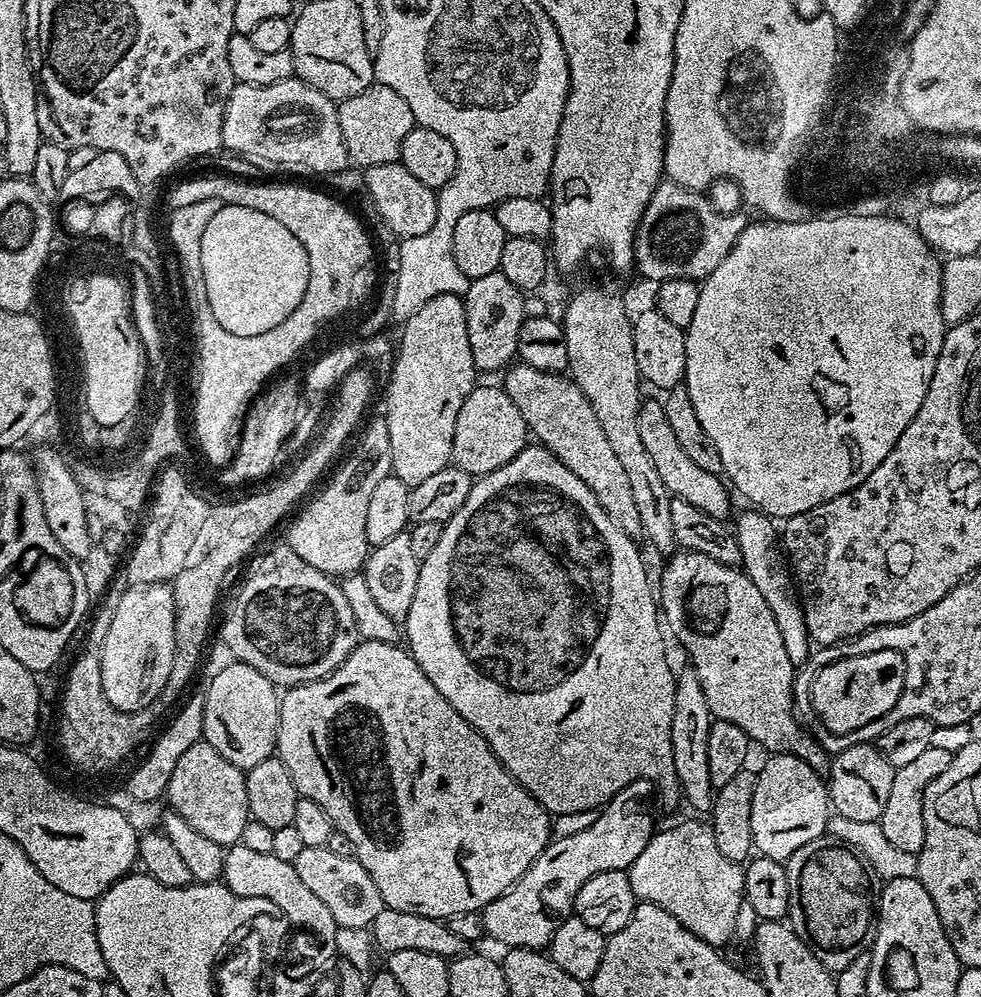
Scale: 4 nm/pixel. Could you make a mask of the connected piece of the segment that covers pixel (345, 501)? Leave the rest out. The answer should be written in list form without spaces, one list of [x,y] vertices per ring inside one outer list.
[[[376,416],[368,426],[363,427],[359,436],[353,443],[352,452],[350,450],[327,477],[328,485],[326,480],[323,487],[291,517],[292,525],[288,528],[287,547],[292,548],[298,558],[310,562],[314,570],[322,570],[333,578],[351,576],[363,569],[364,559],[370,551],[366,538],[366,513],[370,507],[370,497],[378,482],[392,475],[390,436],[383,417]]]

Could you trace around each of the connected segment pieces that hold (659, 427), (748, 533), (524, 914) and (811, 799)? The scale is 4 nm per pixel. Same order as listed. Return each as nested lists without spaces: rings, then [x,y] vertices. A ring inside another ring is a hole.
[[[645,399],[640,405],[638,414],[638,435],[642,438],[642,446],[658,469],[662,482],[666,482],[666,490],[671,492],[677,500],[690,502],[690,506],[698,506],[706,514],[710,514],[715,520],[727,521],[728,517],[728,492],[730,488],[720,476],[710,474],[710,470],[702,470],[686,455],[686,450],[678,446],[678,437],[674,430],[670,430],[670,422],[666,422],[666,410],[659,399]]]
[[[748,508],[734,523],[736,540],[739,542],[741,567],[751,578],[754,586],[761,591],[766,606],[773,611],[774,622],[781,631],[782,642],[785,643],[786,654],[790,657],[793,667],[799,668],[808,660],[812,653],[812,643],[806,630],[804,607],[801,606],[799,592],[788,565],[787,556],[773,519],[763,512]]]
[[[651,780],[630,782],[630,786],[618,790],[618,794],[614,794],[614,798],[610,798],[591,817],[593,820],[585,828],[569,836],[557,835],[549,842],[542,854],[534,858],[530,870],[518,878],[516,885],[482,909],[483,931],[487,939],[497,940],[504,944],[505,949],[547,949],[560,923],[573,915],[572,907],[578,898],[578,890],[582,890],[582,886],[586,886],[594,874],[606,870],[627,870],[634,858],[646,850],[654,825],[644,799],[653,792]]]
[[[772,754],[767,759],[768,761],[758,768],[756,789],[754,790],[756,807],[750,810],[752,843],[759,855],[786,862],[792,857],[794,850],[802,850],[802,846],[806,846],[806,842],[814,842],[814,838],[827,833],[830,815],[828,785],[825,777],[810,766],[806,766],[806,762],[802,762],[802,758],[787,754]]]

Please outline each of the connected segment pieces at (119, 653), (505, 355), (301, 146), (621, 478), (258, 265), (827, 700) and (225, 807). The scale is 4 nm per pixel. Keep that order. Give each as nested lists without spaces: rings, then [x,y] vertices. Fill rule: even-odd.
[[[167,583],[137,584],[135,590],[124,595],[124,604],[120,604],[116,620],[112,620],[110,625],[108,644],[104,644],[102,649],[102,686],[108,688],[109,708],[116,708],[119,712],[137,712],[160,698],[160,691],[172,673],[175,634],[176,603]]]
[[[494,271],[483,278],[471,281],[468,289],[462,293],[466,310],[466,334],[470,338],[470,354],[481,373],[507,369],[517,359],[516,343],[518,330],[526,318],[524,312],[525,297],[506,278],[506,274]]]
[[[293,78],[270,86],[237,82],[226,102],[222,145],[240,156],[253,156],[268,164],[305,168],[320,176],[332,176],[350,168],[342,126],[338,126],[337,101],[326,98],[305,80]]]
[[[518,362],[505,371],[502,387],[518,410],[521,411],[531,435],[539,445],[552,452],[566,470],[574,470],[586,486],[598,498],[602,510],[626,535],[633,538],[643,537],[642,518],[638,518],[638,509],[634,503],[634,493],[630,491],[630,482],[626,479],[626,469],[618,462],[610,442],[595,417],[594,408],[571,377],[561,373],[540,371],[536,367]]]
[[[225,204],[210,218],[202,233],[202,278],[206,278],[206,298],[210,298],[210,310],[214,310],[216,321],[230,330],[230,334],[253,336],[274,330],[278,322],[294,314],[307,290],[310,262],[302,243],[278,222],[278,218],[270,218],[270,214],[246,206]]]
[[[889,648],[829,666],[828,671],[822,670],[812,684],[813,707],[818,712],[821,727],[858,732],[870,724],[875,725],[898,702],[904,682],[905,659],[898,651]]]
[[[202,738],[174,766],[174,774],[170,774],[170,782],[166,800],[170,808],[181,815],[205,838],[210,838],[223,846],[231,846],[239,841],[242,830],[248,825],[248,803],[246,802],[245,773],[235,768],[214,746],[210,746]]]

